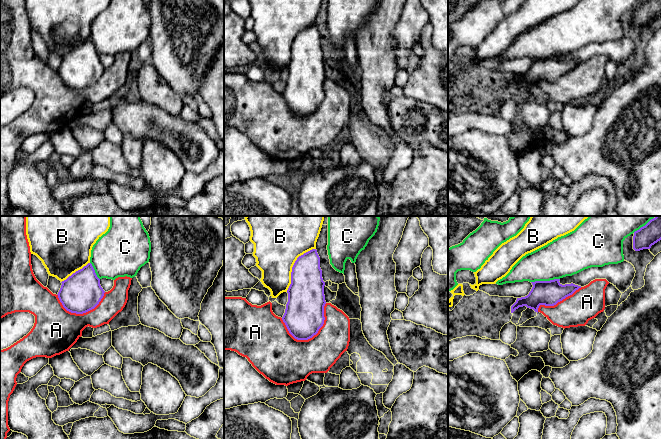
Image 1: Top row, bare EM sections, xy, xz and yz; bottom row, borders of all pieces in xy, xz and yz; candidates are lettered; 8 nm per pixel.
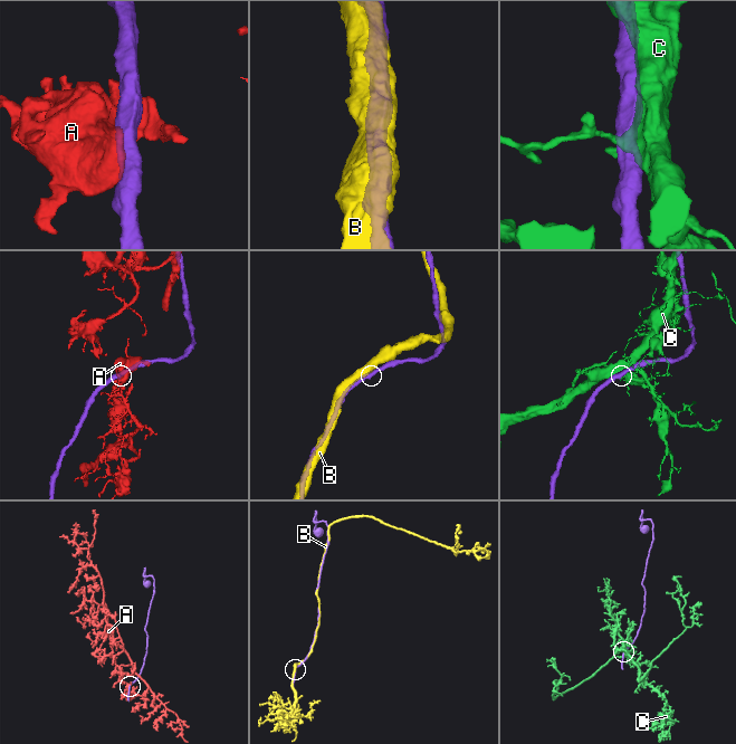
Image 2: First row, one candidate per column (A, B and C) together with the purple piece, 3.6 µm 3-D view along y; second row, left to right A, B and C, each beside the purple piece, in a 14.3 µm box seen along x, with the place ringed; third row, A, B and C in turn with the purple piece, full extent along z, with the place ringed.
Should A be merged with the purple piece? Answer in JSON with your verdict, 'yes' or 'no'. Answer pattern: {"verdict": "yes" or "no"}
{"verdict": "no"}

